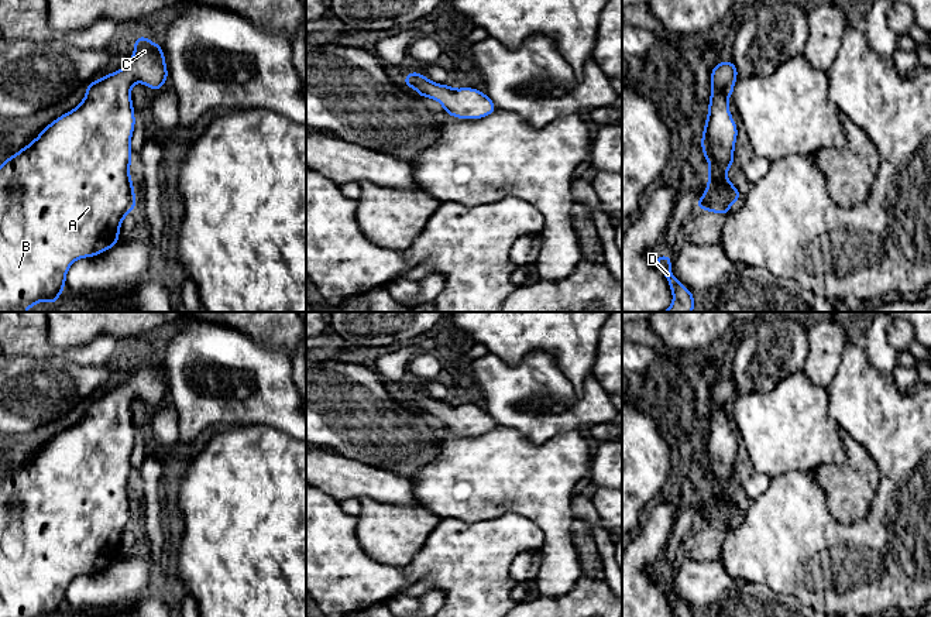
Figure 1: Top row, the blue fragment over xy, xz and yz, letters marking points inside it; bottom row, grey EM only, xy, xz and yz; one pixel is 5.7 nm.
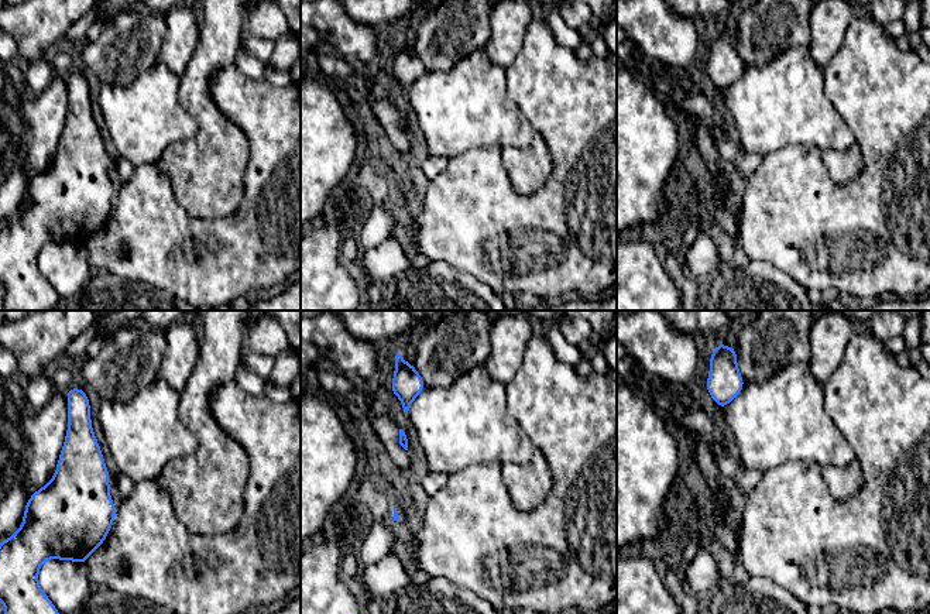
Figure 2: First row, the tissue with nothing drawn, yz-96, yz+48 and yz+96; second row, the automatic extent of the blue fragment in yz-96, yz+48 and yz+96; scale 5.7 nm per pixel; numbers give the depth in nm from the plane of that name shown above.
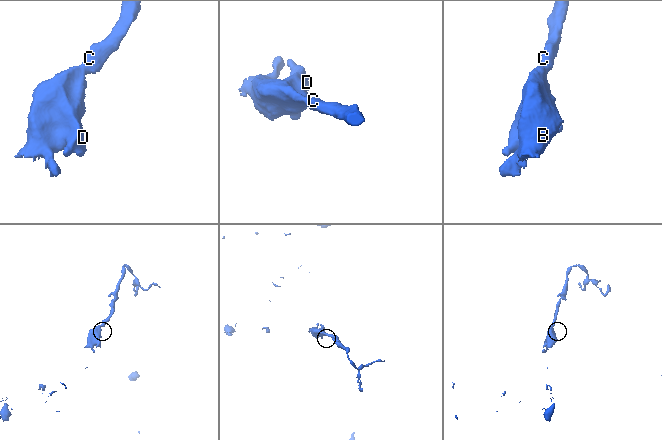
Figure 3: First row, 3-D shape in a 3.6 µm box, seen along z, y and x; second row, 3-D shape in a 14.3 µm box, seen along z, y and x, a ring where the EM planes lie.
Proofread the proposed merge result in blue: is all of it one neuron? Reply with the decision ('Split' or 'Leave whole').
Leave whole

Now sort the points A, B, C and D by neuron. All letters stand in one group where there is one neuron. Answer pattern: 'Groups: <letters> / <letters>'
Groups: A B C D

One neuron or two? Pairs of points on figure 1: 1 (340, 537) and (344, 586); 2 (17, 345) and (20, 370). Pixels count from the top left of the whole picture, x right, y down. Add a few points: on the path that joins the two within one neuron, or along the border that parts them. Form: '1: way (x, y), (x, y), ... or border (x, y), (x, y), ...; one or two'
1: way (335, 549), (335, 576); one
2: border (52, 355), (14, 356); two

